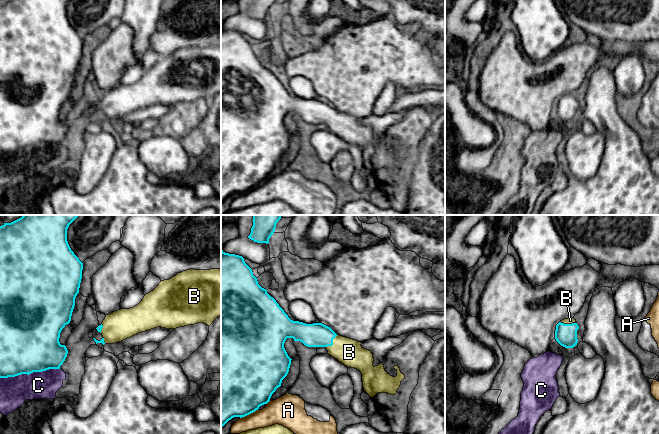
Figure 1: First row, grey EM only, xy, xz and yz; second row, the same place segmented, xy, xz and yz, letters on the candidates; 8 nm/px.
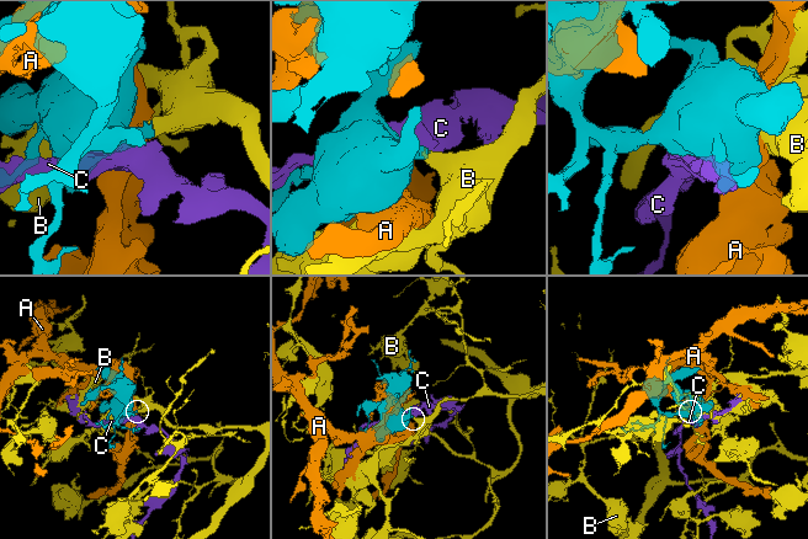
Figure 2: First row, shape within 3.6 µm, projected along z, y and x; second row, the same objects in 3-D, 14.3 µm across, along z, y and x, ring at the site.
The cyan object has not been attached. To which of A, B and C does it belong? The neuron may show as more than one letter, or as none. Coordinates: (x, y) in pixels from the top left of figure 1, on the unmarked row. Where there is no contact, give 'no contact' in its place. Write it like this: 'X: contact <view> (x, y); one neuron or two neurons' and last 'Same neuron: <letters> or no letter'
A: contact xz (248, 190); two neurons
B: contact xz (332, 119); one neuron
C: contact xy (29, 149); two neurons
Same neuron: B

